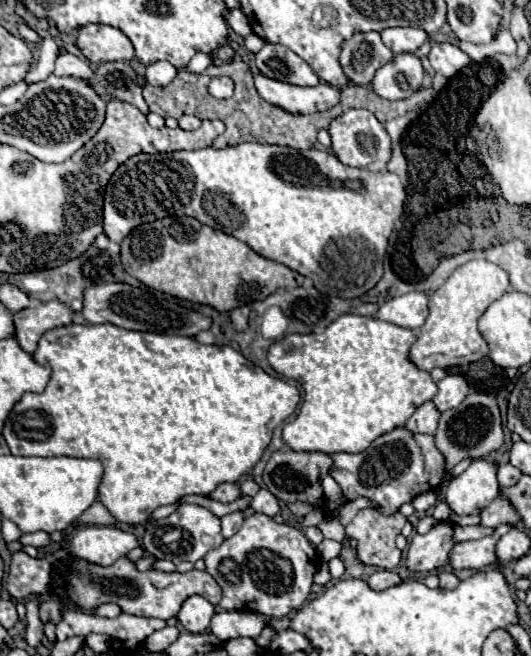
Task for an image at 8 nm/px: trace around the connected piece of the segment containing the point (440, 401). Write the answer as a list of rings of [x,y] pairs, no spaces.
[[[450,374],[438,382],[438,394],[432,398],[432,402],[440,412],[444,412],[444,410],[456,408],[468,396],[468,392],[470,392],[470,386],[464,380],[464,376]]]

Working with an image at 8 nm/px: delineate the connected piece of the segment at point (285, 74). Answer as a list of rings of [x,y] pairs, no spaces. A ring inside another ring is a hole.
[[[266,42],[256,54],[256,68],[274,80],[296,84],[296,86],[318,86],[320,80],[314,70],[290,48],[282,44]]]

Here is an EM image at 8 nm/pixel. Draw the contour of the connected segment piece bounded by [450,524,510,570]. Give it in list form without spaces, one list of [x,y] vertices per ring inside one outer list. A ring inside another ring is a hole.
[[[506,524],[506,526],[496,528],[492,536],[486,536],[486,538],[480,538],[480,540],[468,540],[468,542],[454,544],[452,550],[450,550],[450,566],[454,570],[462,570],[462,568],[480,570],[480,568],[490,566],[492,562],[496,562],[494,544],[508,530],[510,530],[510,526]]]

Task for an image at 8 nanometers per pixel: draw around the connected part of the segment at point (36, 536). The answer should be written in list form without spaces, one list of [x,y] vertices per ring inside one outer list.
[[[32,532],[32,534],[22,534],[18,538],[20,544],[30,544],[30,546],[36,546],[36,548],[42,548],[42,538],[48,538],[46,532]]]

